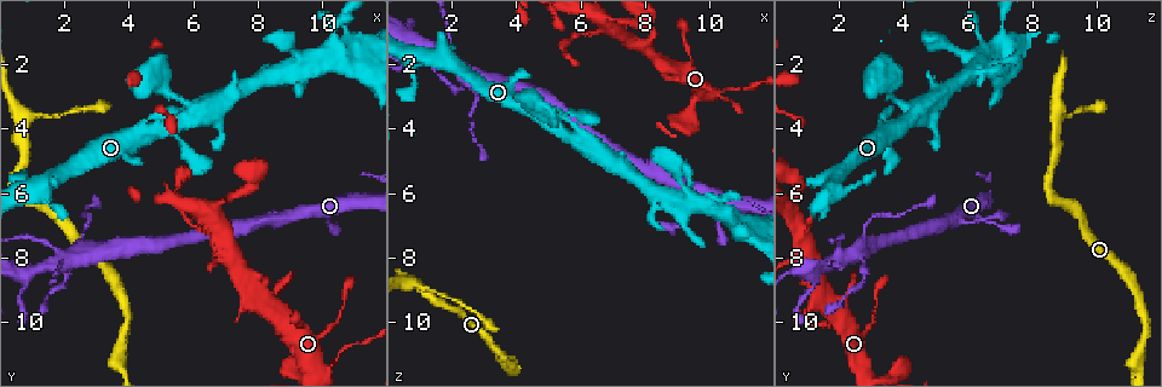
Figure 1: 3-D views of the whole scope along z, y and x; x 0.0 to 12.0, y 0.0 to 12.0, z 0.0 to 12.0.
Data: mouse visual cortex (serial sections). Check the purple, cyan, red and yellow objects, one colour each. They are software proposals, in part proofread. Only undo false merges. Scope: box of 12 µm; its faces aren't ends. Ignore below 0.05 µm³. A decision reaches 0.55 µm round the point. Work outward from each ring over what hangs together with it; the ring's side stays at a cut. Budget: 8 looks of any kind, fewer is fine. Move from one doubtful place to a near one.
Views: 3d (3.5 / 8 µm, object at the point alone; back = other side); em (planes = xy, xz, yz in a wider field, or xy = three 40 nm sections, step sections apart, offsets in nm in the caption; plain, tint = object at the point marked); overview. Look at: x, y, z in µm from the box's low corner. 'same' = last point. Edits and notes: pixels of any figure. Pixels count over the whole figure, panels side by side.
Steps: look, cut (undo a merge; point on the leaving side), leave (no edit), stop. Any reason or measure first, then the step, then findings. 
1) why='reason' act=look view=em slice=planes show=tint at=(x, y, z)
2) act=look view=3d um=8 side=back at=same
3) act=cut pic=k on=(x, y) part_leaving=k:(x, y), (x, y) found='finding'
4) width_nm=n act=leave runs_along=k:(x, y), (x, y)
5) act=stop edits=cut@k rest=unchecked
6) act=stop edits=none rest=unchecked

why='abrupt turn' act=look view=3d um=3.5 at=(2.6, 7.2, 2.8)

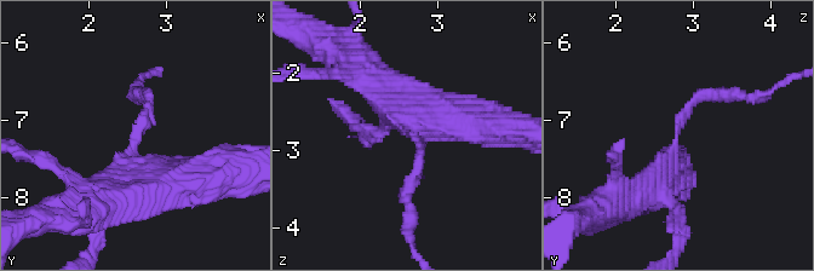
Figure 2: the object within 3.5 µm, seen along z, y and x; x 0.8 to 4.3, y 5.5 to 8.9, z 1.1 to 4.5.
arm_widths_nm=150,600 why='now the EM' act=look view=em slice=xy step=3 show=tint at=(2.60, 7.20, 2.80)

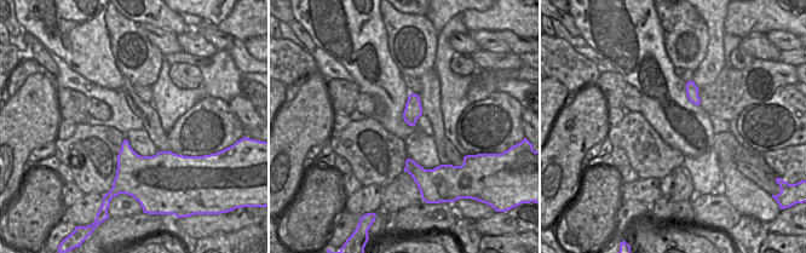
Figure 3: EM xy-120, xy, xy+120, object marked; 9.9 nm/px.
act=leave runs_along=2:(658, 185), (688, 107), (729, 96) found='all the same cell'

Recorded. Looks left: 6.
why='thick turns thin' act=look view=3d um=3.5 at=(1.5, 3.6, 9.0)

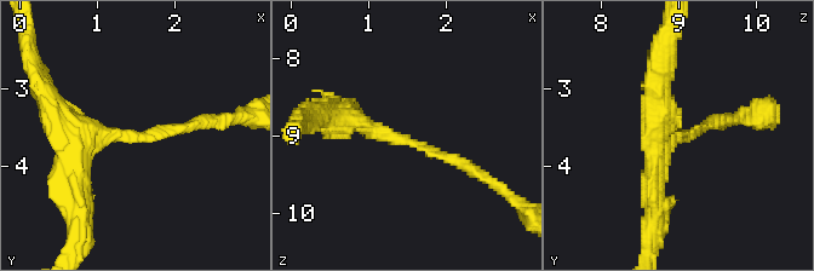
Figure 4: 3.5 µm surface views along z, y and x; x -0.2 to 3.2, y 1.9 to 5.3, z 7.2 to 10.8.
why='need the tissue' act=look view=em slice=xy step=1 show=tint at=(1.45, 3.60, 9.05)

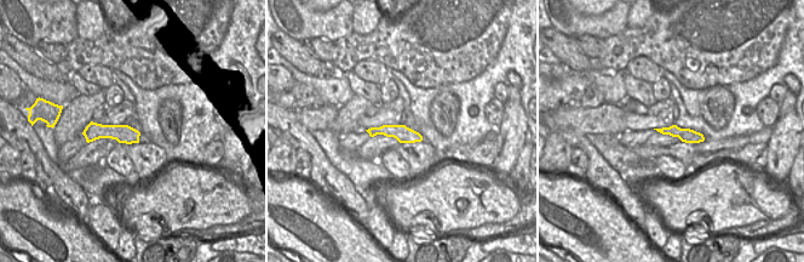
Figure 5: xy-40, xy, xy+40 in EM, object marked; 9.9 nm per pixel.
act=leave runs_along=4:(348, 115), (475, 171) found='continuous, no second cell'

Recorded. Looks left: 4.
why='sudden change in width' act=look view=3d um=3.5 at=(10.4, 1.0, 6.3)

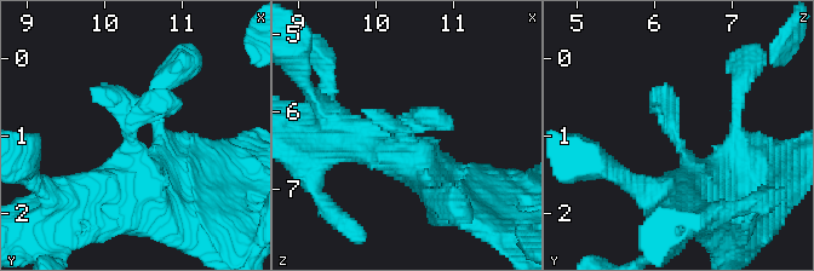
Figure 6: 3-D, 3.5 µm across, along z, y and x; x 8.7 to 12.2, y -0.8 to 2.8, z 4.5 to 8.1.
act=look view=em slice=xy step=3 show=tint at=(10.30, 1.05, 6.25)

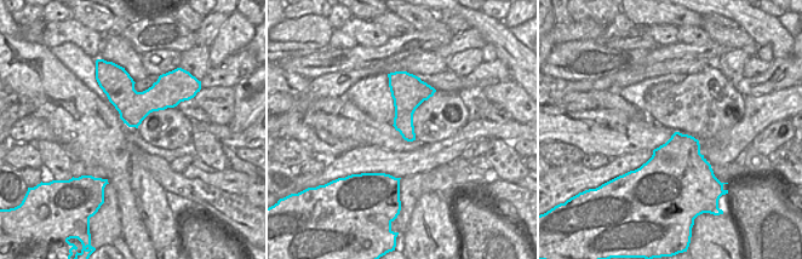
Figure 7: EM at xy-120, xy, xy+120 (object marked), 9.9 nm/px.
act=leave runs_along=6:(113, 194), (131, 194), (131, 119), (179, 104) found='all the same cell'

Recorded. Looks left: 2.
why='looks like a crossing' act=look view=3d um=8 at=(8.8, 9.9, 2.1)

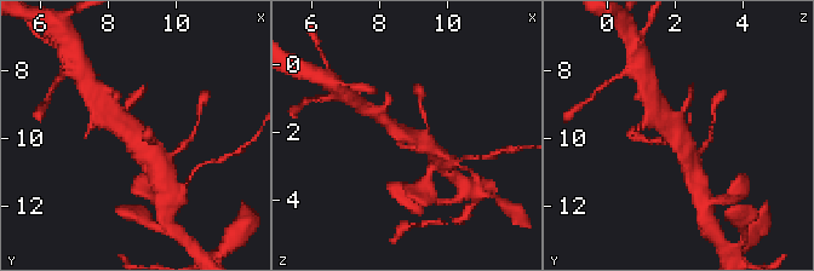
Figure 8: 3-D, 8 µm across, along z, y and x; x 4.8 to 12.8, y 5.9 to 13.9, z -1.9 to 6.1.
arms=4 arm_widths_nm=150,300,400,500 why='now the EM' act=look view=em slice=planes show=tint at=(8.9, 10.0, 2.2)

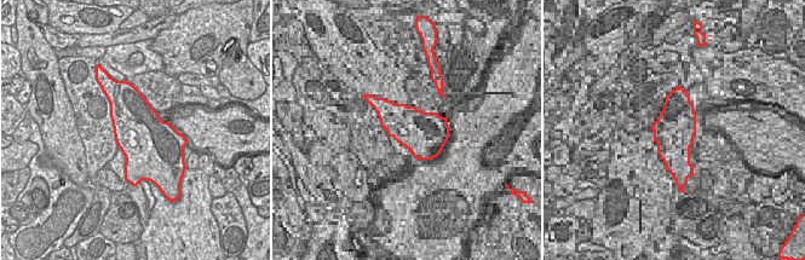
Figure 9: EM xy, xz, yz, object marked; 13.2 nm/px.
act=leave runs_along=8:(160, 161), (122, 117) found='continuous, no second cell'

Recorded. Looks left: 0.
act=stop edits=none rest=unchecked

